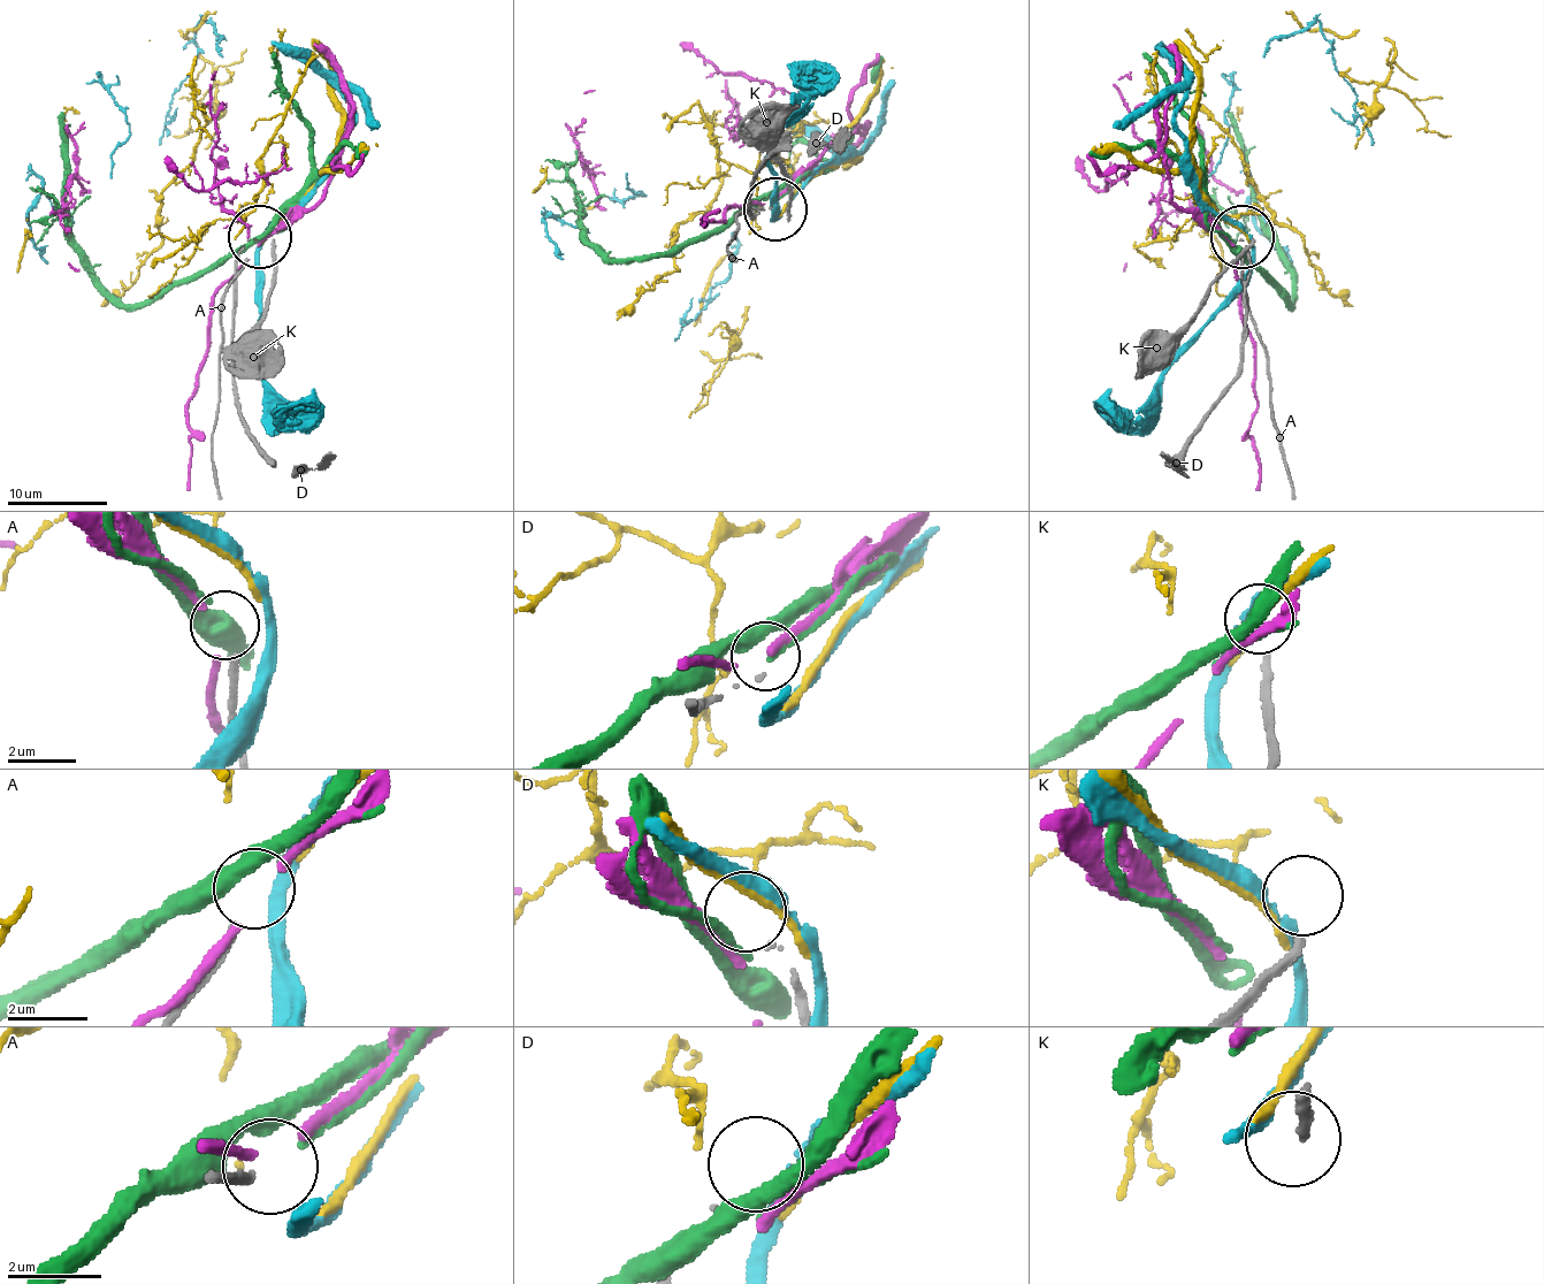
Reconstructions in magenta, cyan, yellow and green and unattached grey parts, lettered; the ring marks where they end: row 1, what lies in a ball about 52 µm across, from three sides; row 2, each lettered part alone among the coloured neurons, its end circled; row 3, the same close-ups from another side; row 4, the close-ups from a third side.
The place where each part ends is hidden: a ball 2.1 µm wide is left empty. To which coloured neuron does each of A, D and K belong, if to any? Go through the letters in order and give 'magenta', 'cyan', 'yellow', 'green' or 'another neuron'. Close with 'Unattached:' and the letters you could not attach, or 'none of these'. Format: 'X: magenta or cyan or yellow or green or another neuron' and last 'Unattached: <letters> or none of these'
A: green
D: another neuron
K: another neuron
Unattached: D, K

